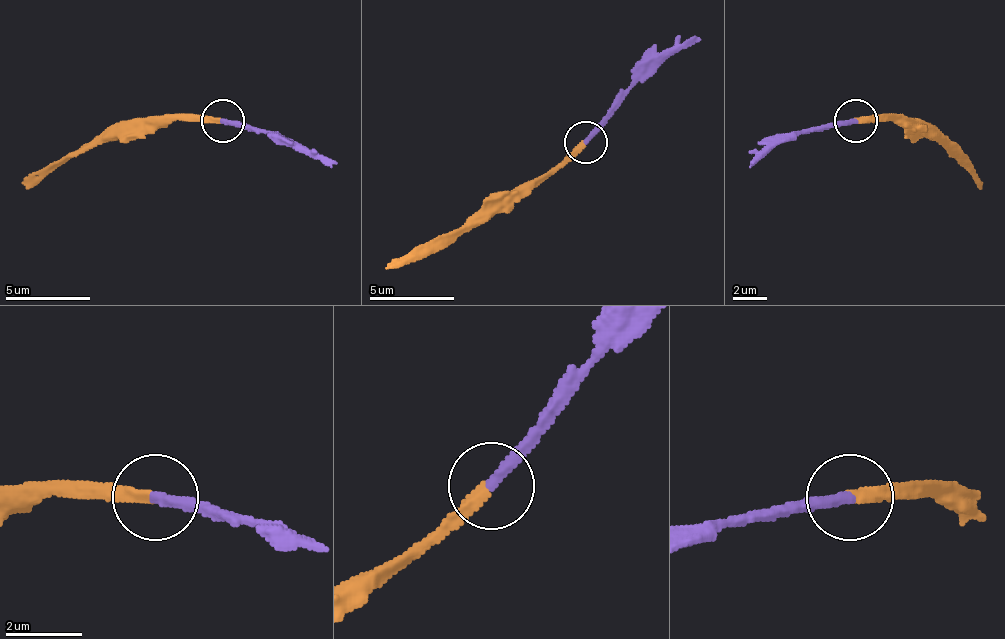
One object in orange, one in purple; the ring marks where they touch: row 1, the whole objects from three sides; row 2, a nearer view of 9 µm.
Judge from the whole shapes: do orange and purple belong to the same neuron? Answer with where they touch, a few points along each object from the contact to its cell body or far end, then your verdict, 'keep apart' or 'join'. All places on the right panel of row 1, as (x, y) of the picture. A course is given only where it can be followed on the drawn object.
at (855, 121); orange runs (854, 120), (888, 120), (923, 128), (982, 184); purple runs (854, 120), (807, 128), (752, 162); join

